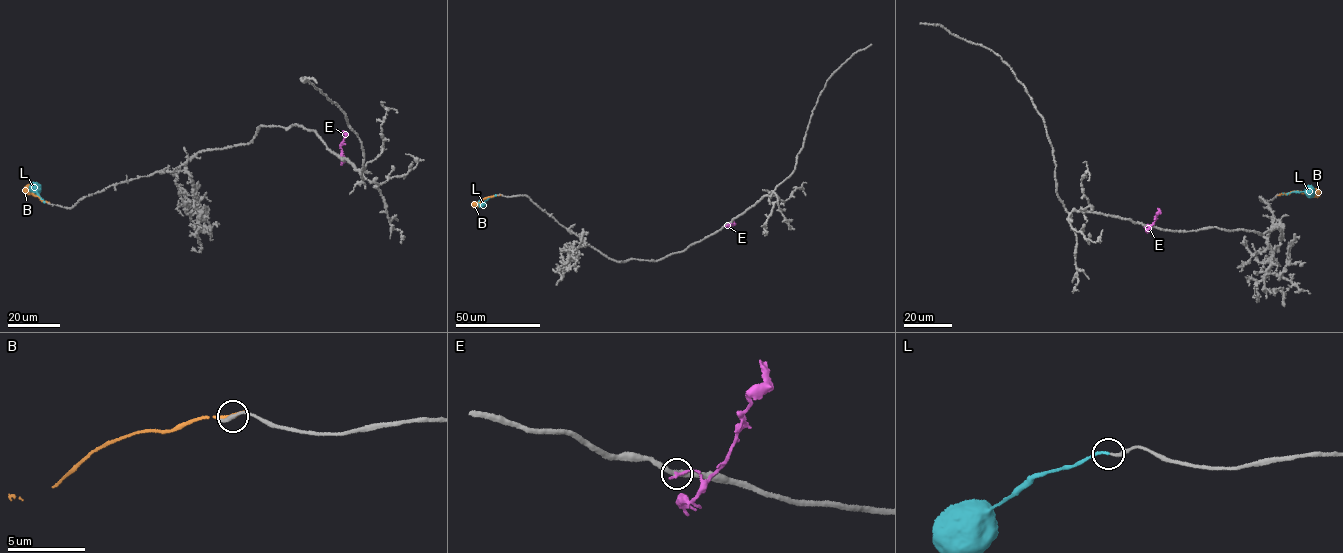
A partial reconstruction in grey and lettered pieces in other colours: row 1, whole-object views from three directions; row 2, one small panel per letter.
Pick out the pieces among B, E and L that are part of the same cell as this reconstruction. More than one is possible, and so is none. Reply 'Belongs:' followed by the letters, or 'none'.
Belongs: L

